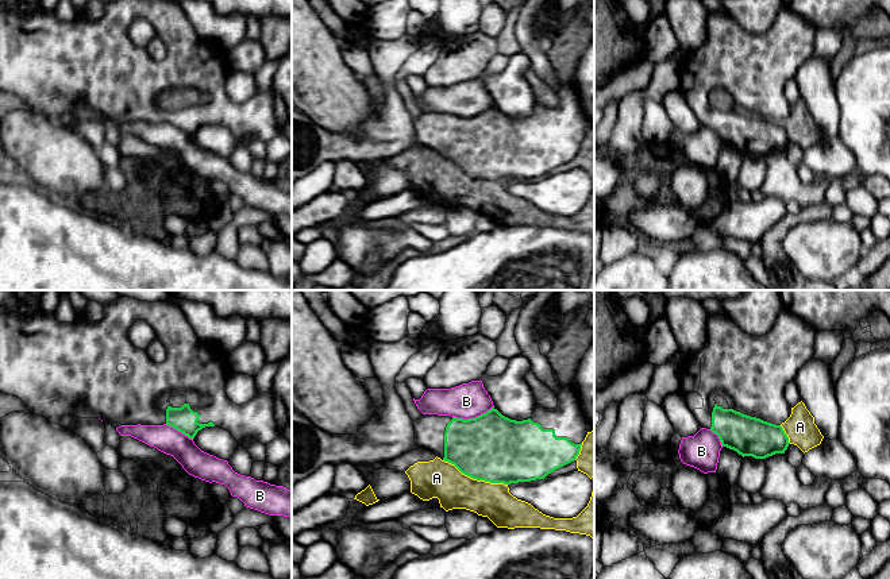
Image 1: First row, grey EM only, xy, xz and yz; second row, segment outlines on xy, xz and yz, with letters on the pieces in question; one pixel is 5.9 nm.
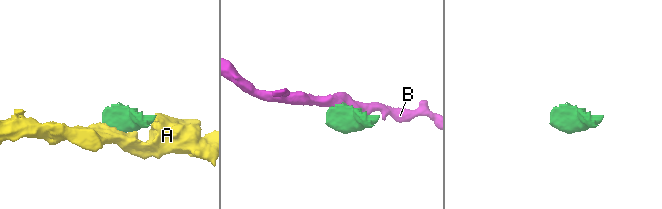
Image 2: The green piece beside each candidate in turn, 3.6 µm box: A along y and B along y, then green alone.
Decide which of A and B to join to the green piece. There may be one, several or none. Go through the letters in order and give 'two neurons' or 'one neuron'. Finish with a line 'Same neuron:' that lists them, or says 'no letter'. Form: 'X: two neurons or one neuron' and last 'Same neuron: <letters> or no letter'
A: two neurons
B: two neurons
Same neuron: no letter

